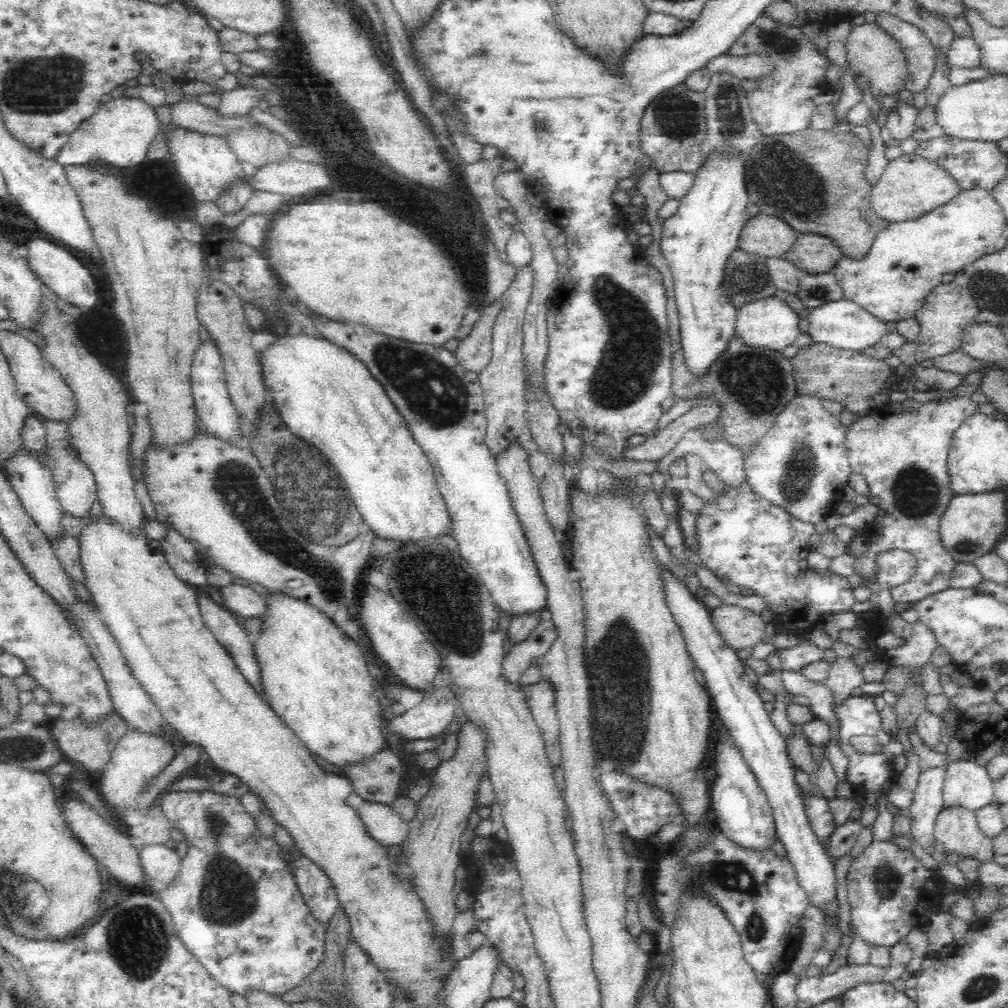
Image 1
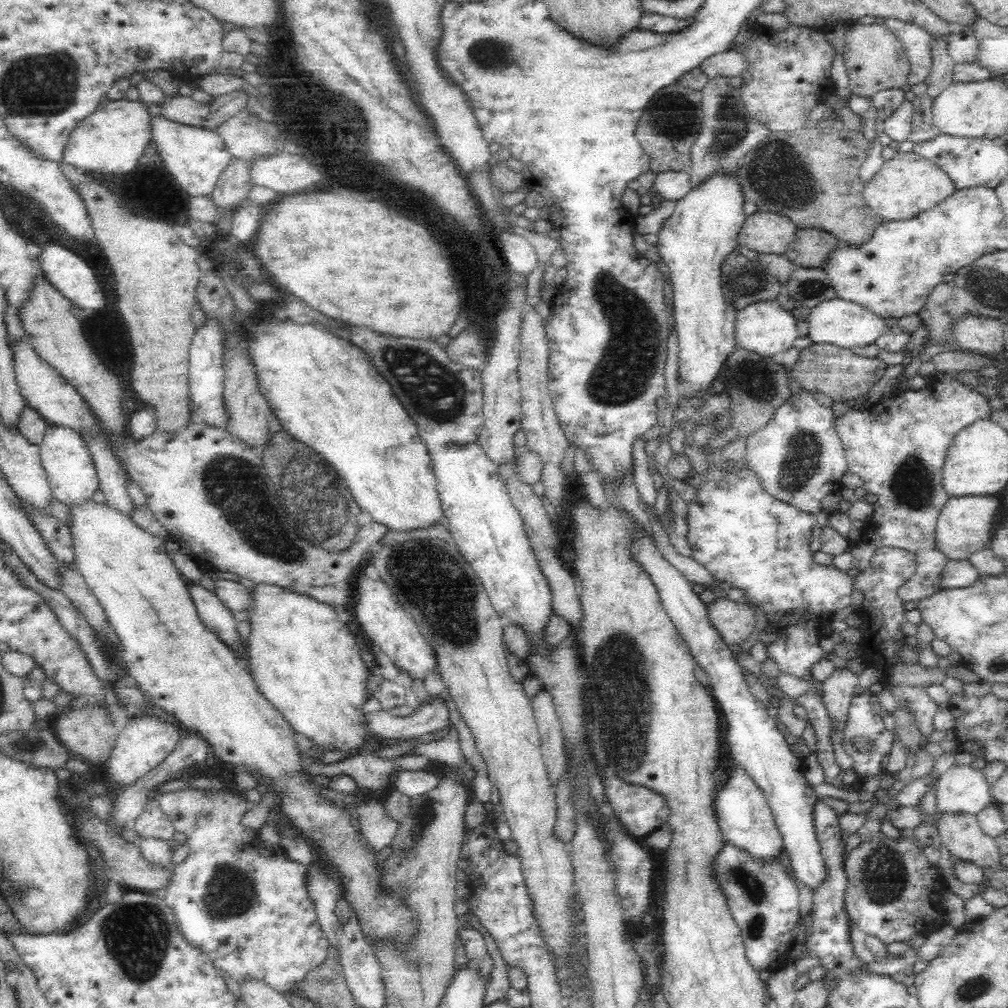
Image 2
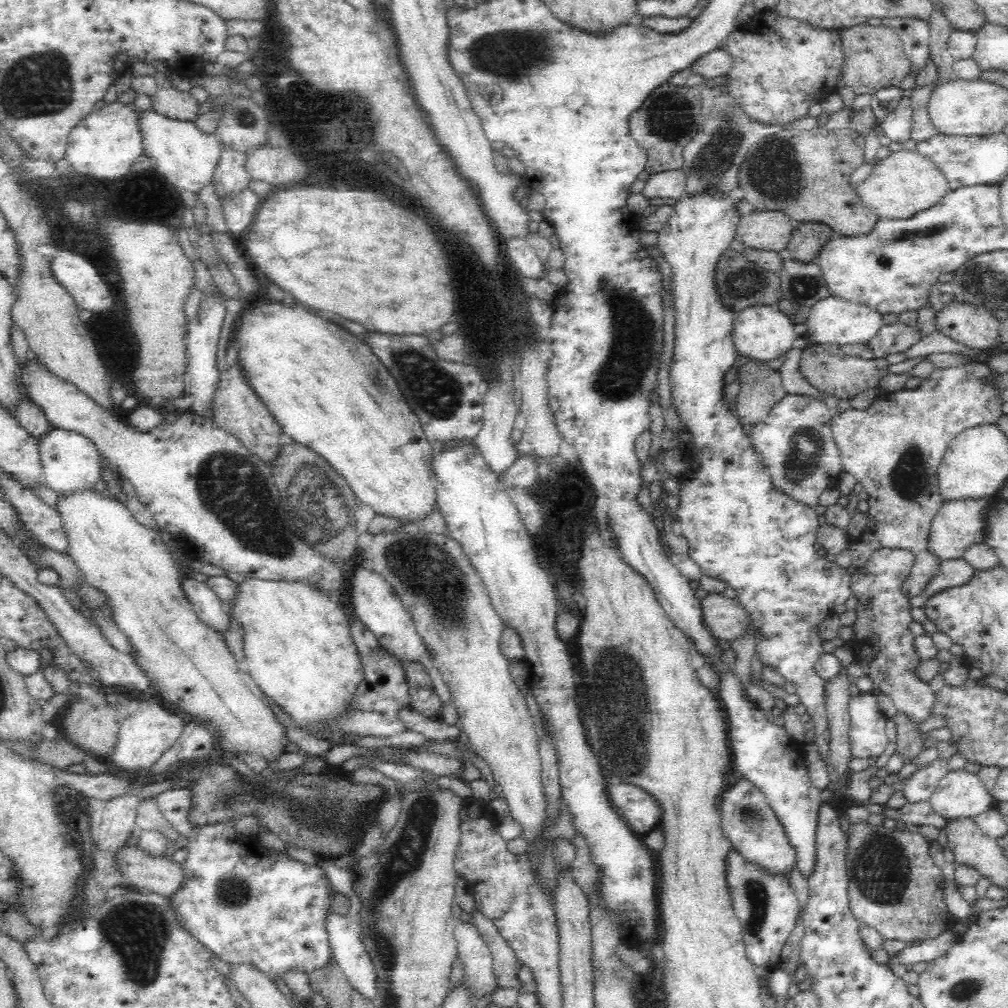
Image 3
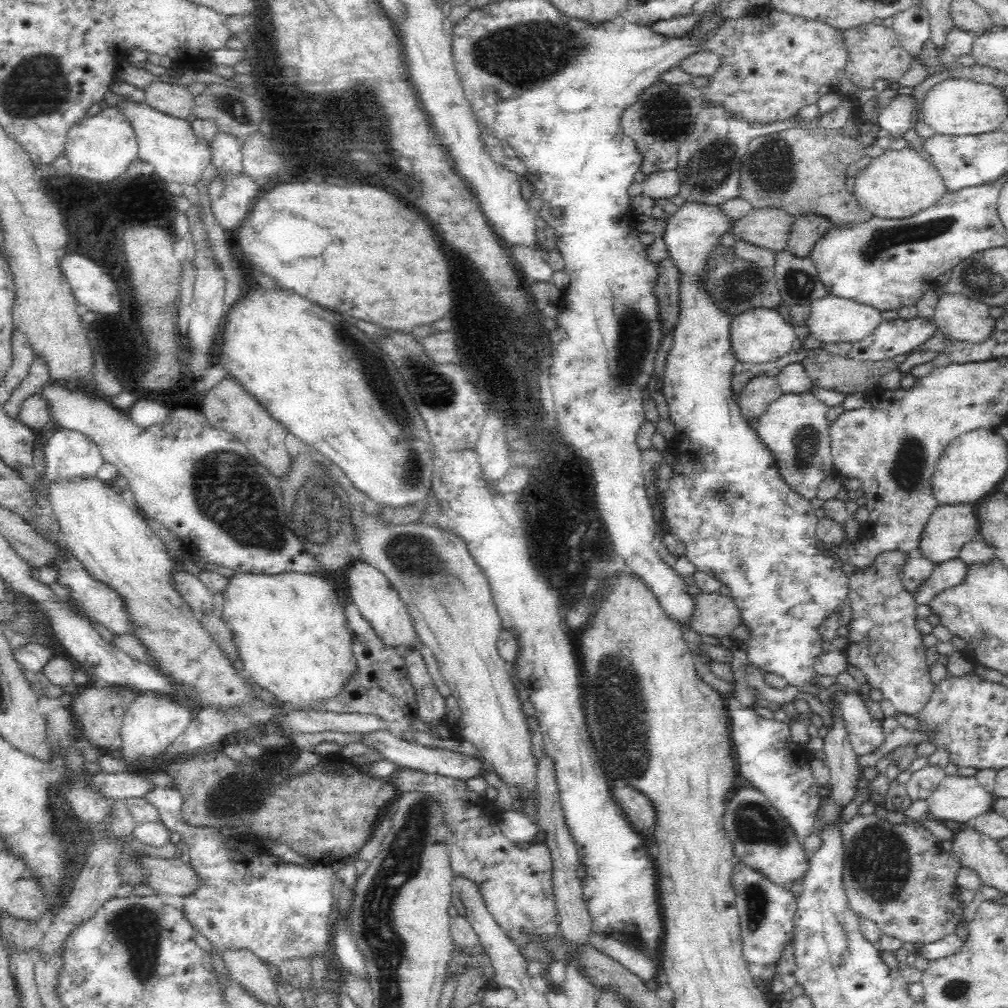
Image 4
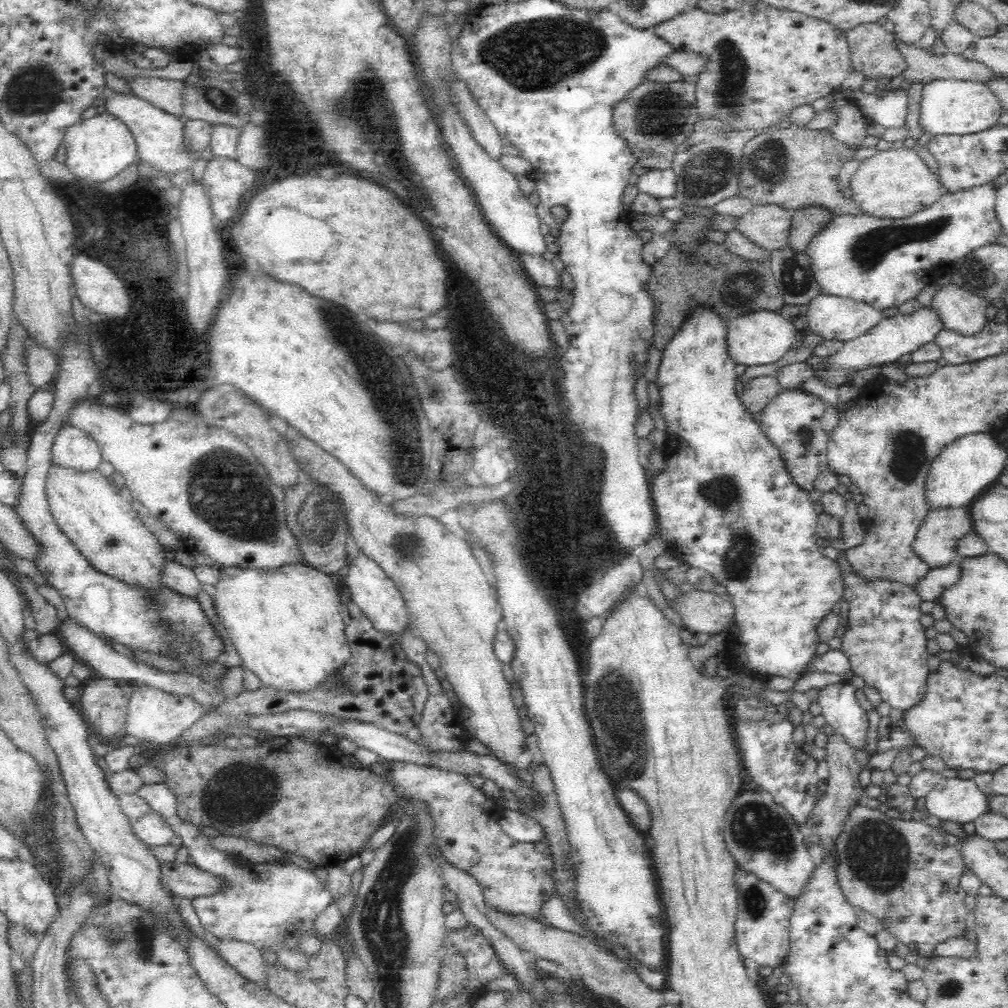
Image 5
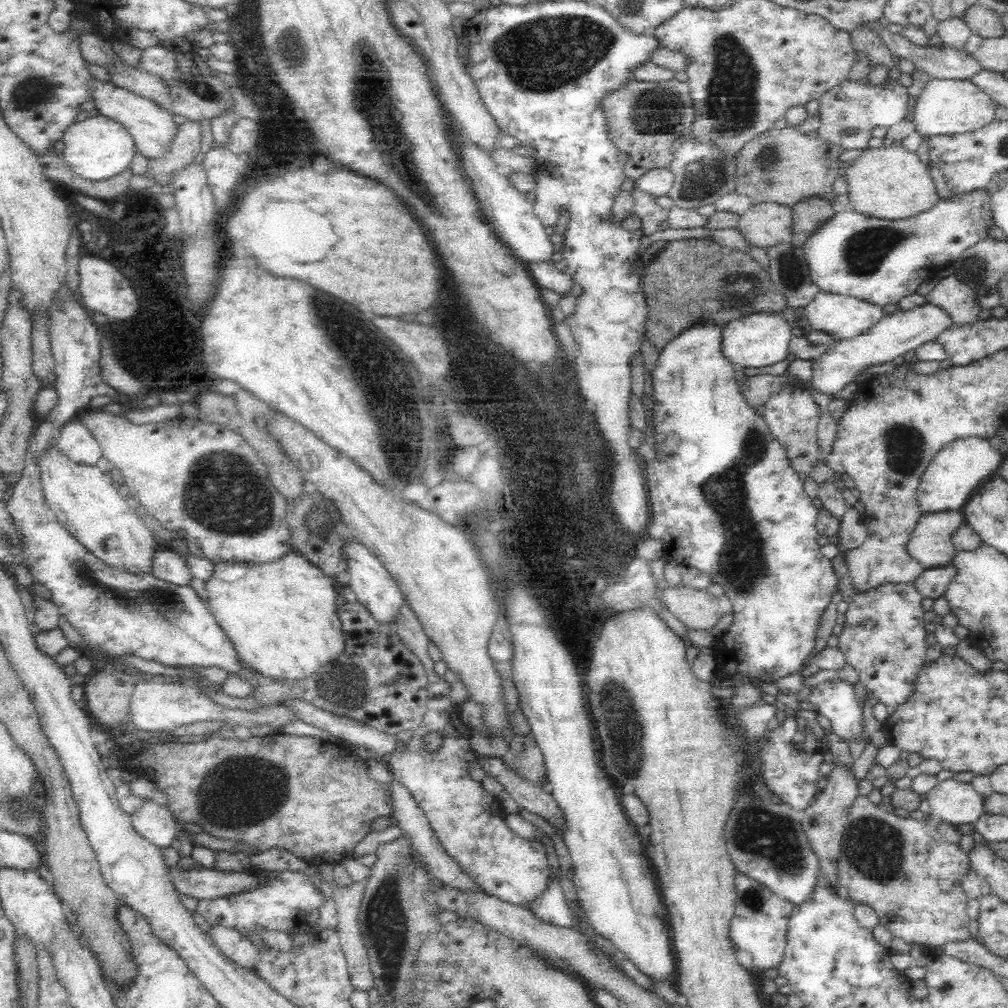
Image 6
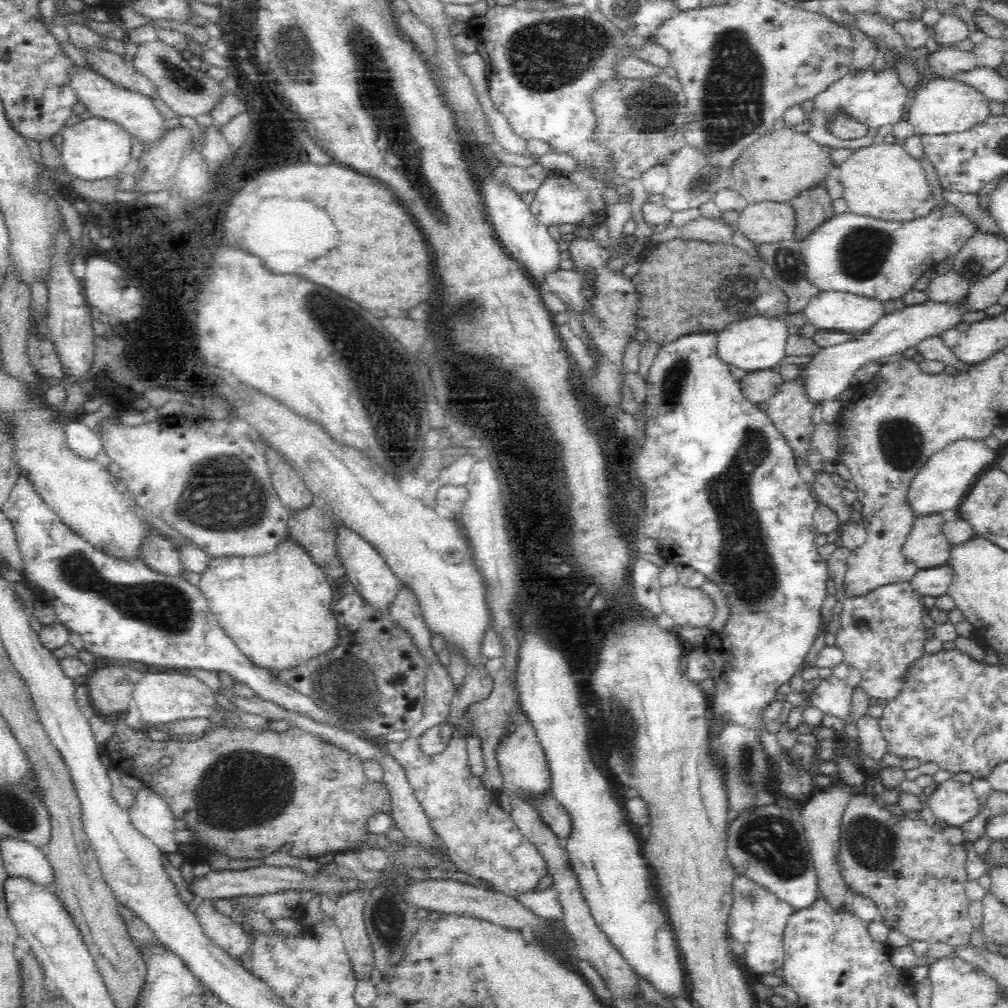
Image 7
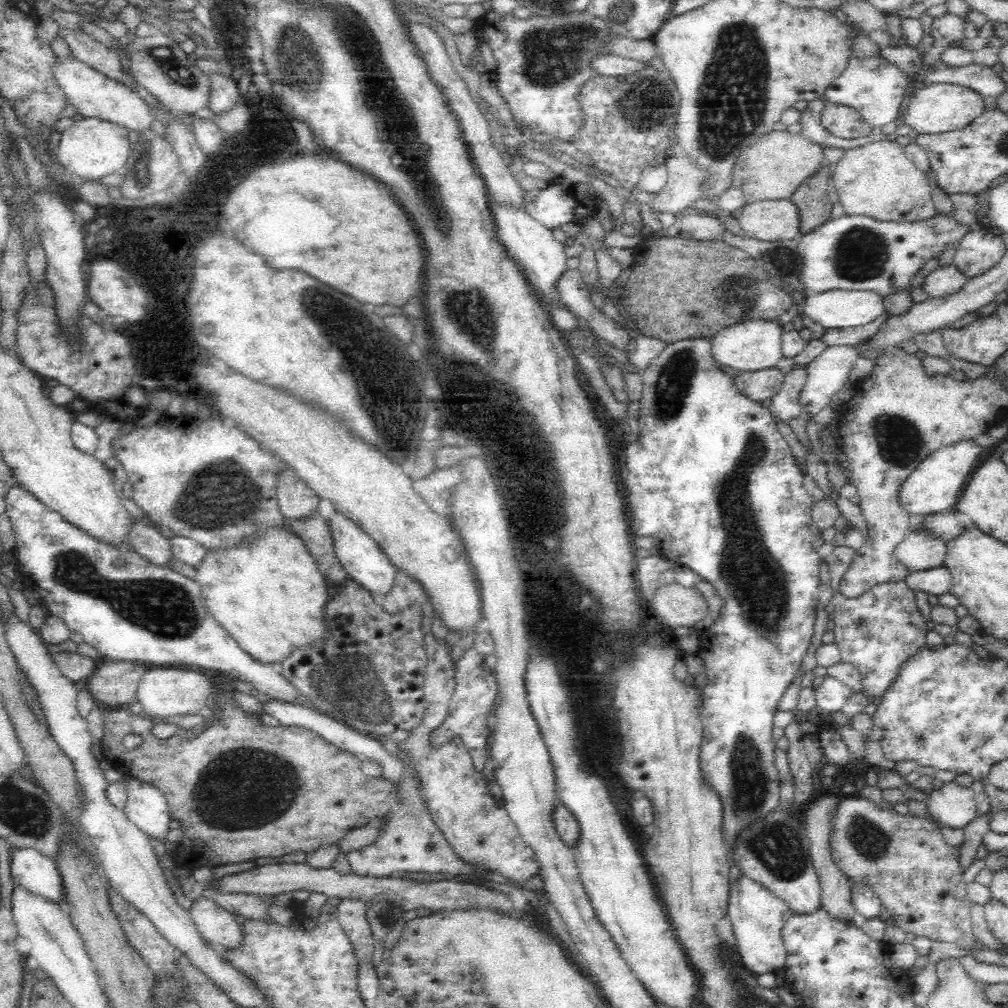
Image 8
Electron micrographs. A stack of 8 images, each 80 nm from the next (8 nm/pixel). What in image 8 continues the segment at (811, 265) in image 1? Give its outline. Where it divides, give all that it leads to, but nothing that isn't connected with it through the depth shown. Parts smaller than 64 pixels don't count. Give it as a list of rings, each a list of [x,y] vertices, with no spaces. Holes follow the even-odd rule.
[[[822,162],[790,196],[799,210],[800,235],[831,218],[833,203],[828,200],[830,171],[828,162]]]

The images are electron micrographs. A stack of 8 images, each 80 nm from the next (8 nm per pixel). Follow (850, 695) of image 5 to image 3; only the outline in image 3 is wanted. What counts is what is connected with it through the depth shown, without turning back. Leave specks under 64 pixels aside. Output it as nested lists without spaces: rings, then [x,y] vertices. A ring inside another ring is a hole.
[[[872,692],[850,696],[850,746],[854,758],[878,758],[888,746],[885,723],[888,720]]]

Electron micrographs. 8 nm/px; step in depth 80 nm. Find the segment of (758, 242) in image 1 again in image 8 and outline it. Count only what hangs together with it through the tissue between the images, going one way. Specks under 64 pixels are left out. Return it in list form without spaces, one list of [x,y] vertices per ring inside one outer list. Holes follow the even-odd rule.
[[[791,198],[746,203],[738,219],[741,229],[758,240],[792,240],[800,236],[800,215]]]

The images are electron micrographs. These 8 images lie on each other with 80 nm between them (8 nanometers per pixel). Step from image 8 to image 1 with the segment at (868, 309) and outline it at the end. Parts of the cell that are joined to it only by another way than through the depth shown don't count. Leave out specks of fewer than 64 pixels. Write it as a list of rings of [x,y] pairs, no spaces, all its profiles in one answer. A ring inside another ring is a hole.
[[[844,299],[825,302],[807,311],[806,316],[809,318],[807,333],[810,334],[812,342],[825,342],[826,345],[841,349],[861,351],[863,348],[878,343],[889,331],[886,321],[876,318],[855,302]]]

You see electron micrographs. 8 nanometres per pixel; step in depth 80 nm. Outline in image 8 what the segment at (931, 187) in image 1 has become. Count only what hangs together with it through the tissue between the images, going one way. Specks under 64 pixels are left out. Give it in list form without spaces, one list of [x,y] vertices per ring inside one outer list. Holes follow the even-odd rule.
[[[893,136],[845,150],[832,170],[830,189],[838,194],[848,216],[864,215],[879,221],[914,223],[937,214],[926,175],[912,164]]]

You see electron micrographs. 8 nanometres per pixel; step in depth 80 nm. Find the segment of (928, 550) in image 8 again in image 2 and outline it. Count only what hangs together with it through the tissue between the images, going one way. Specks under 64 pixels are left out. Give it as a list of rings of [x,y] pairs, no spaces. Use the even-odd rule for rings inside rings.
[[[1000,495],[950,497],[937,518],[934,534],[936,550],[947,560],[967,559],[971,552],[987,546],[1001,509]]]

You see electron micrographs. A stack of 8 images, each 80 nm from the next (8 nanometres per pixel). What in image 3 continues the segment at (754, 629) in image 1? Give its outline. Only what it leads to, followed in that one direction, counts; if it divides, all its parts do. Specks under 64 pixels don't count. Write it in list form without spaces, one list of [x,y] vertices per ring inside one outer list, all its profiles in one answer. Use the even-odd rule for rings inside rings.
[[[709,593],[699,601],[701,624],[713,638],[731,642],[750,631],[747,614],[736,599]]]

